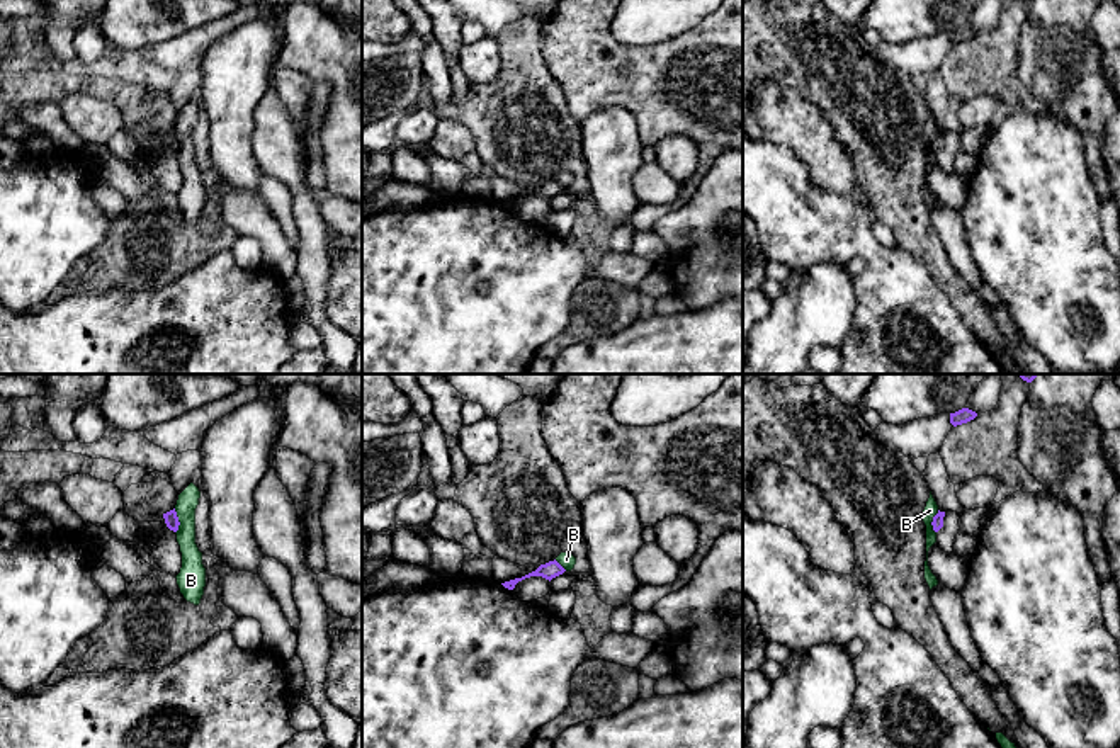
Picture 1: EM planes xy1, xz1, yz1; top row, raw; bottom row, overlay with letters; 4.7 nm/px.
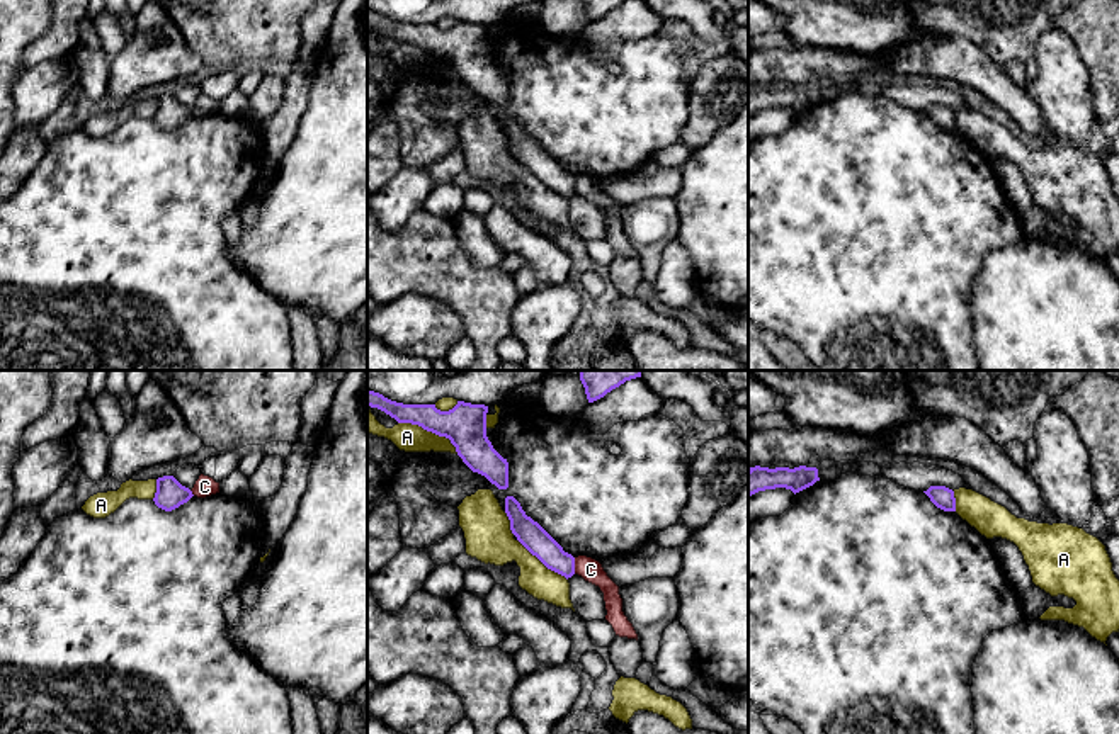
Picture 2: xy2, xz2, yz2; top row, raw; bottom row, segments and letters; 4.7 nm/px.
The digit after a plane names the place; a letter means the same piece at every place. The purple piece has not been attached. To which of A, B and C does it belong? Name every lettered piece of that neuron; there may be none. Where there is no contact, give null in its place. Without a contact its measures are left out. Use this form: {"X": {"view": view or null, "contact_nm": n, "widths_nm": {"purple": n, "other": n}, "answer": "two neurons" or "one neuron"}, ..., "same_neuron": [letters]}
{"A": {"view": "xz2", "contact_nm": 320, "widths_nm": {"purple": 200, "other": 130}, "answer": "two neurons"}, "B": {"view": "xy1", "contact_nm": 120, "widths_nm": {"purple": 70, "other": 120}, "answer": "two neurons"}, "C": {"view": "xz2", "contact_nm": 80, "widths_nm": {"purple": 120, "other": 110}, "answer": "one neuron"}, "same_neuron": ["C"]}

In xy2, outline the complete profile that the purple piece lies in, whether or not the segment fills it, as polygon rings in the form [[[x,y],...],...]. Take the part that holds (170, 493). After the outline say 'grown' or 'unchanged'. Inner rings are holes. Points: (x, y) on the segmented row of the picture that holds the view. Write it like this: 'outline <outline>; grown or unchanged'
outline [[[201,474],[194,488],[182,486],[173,476],[156,479],[155,505],[165,511],[172,511],[187,503],[192,496],[206,498],[219,493],[219,483],[213,477]]]; grown

